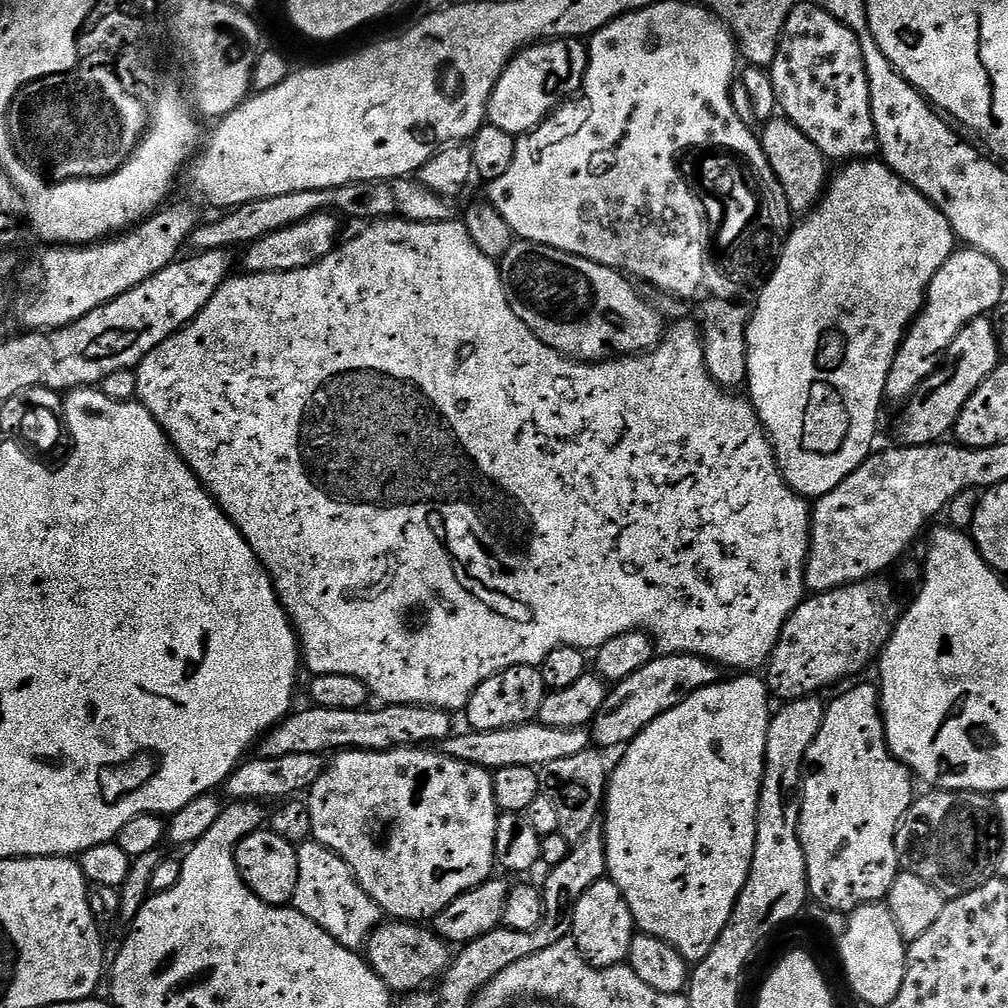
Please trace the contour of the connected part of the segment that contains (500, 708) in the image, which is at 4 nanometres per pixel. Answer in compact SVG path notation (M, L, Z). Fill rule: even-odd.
M535 664L510 666L482 682L470 694L470 702L462 709L462 716L468 719L467 727L473 732L482 730L510 730L510 726L533 723L542 710L542 702L549 689L542 682L542 674Z

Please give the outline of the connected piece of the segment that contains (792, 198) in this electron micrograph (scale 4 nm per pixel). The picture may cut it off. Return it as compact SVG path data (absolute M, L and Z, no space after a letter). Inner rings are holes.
M773 118L763 128L764 132L759 133L760 145L786 194L789 209L793 213L800 212L799 214L811 212L819 204L830 179L829 161L822 150L818 150L818 146L814 146L814 142L810 142L810 138L806 138L806 134L802 134L802 130L798 130L798 126L788 120Z

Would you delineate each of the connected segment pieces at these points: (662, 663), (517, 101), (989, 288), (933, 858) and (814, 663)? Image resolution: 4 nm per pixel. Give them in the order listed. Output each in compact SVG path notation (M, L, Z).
M657 655L642 670L630 674L620 684L609 691L602 710L598 710L595 720L590 725L590 736L595 747L600 750L608 748L623 749L654 718L666 714L666 710L674 710L690 694L702 690L706 686L719 684L722 672L712 661L701 656Z
M580 38L545 40L520 49L498 78L488 103L487 123L517 138L535 130L549 113L581 91L588 69L588 49Z
M961 247L934 274L924 298L924 307L911 328L904 334L904 341L896 352L886 378L885 397L889 401L907 402L930 374L934 374L945 359L948 348L958 338L958 334L974 318L988 316L1001 307L1004 299L1005 272L986 254L976 248Z
M928 790L925 796L917 795L900 821L900 829L896 832L896 852L903 871L918 874L922 882L930 882L930 886L946 898L961 896L982 886L997 875L1000 858L1000 823L993 797L983 792L947 790Z
M884 578L860 580L857 584L847 584L829 592L817 592L809 595L790 614L786 626L782 626L782 634L772 651L772 657L766 665L766 683L768 691L780 702L801 700L803 696L814 696L823 693L823 688L860 672L867 666L868 660L875 661L883 647L892 636L901 615L901 605L896 605L896 596Z

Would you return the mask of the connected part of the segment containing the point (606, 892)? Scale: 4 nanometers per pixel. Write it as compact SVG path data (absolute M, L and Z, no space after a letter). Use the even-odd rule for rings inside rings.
M603 878L594 882L578 900L572 915L571 940L595 968L612 968L624 964L630 954L632 939L638 934L636 919L630 906L612 880Z

